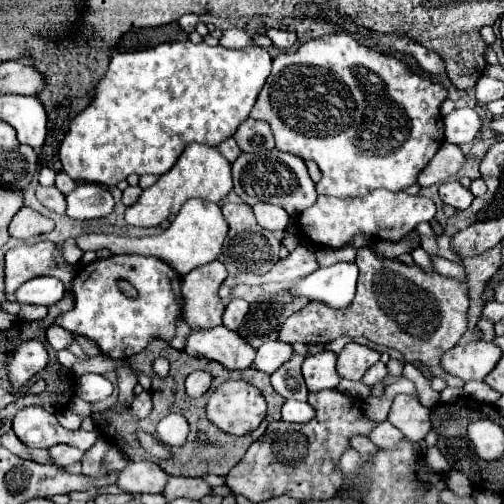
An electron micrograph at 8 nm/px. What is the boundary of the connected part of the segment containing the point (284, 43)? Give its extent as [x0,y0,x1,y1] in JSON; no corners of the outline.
[266,29,296,49]

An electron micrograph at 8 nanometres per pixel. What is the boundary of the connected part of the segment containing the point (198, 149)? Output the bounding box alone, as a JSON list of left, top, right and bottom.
[124,143,234,227]

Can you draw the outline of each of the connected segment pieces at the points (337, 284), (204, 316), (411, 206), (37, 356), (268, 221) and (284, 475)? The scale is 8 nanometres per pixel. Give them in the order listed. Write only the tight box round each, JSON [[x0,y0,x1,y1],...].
[[286,263,358,309],[182,261,228,327],[298,189,436,249],[8,341,48,387],[252,203,288,231],[224,389,376,503]]

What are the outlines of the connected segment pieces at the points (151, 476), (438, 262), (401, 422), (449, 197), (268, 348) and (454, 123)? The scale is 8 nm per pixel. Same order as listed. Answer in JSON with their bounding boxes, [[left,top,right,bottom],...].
[[116,461,168,495],[432,257,466,283],[388,395,432,441],[440,181,472,209],[252,341,292,375],[444,109,480,145]]

